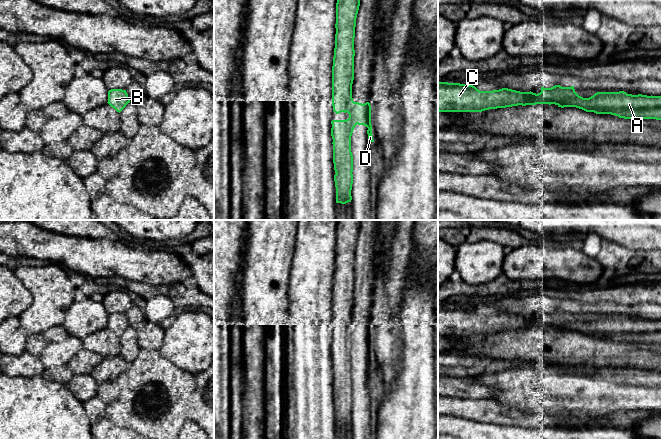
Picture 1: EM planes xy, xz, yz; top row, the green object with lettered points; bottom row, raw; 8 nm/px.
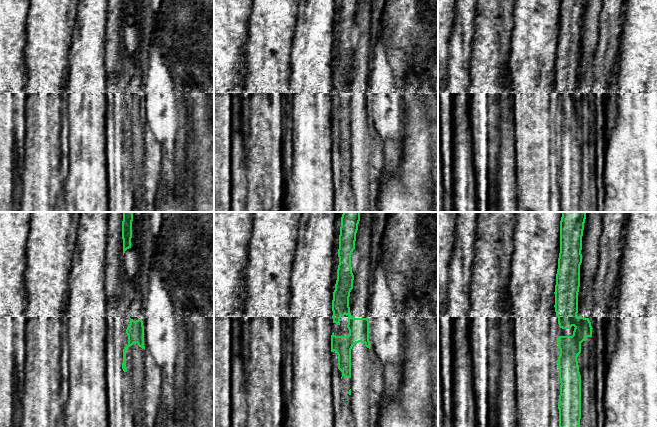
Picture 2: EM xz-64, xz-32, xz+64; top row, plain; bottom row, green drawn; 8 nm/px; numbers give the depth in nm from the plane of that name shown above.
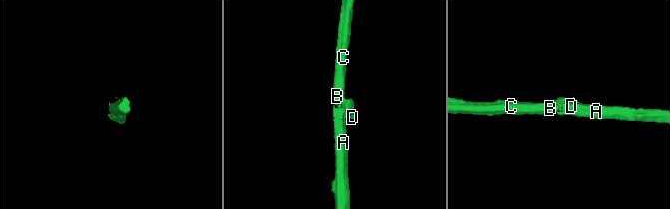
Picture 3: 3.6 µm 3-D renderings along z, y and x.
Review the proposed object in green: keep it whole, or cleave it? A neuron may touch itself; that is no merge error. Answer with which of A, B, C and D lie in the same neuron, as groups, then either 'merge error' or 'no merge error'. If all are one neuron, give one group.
A B C D | no merge error

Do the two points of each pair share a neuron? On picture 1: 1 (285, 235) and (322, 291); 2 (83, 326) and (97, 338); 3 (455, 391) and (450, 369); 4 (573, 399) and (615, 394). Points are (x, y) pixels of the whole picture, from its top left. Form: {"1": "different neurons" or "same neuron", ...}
{"1": "different neurons", "2": "different neurons", "3": "different neurons", "4": "same neuron"}

